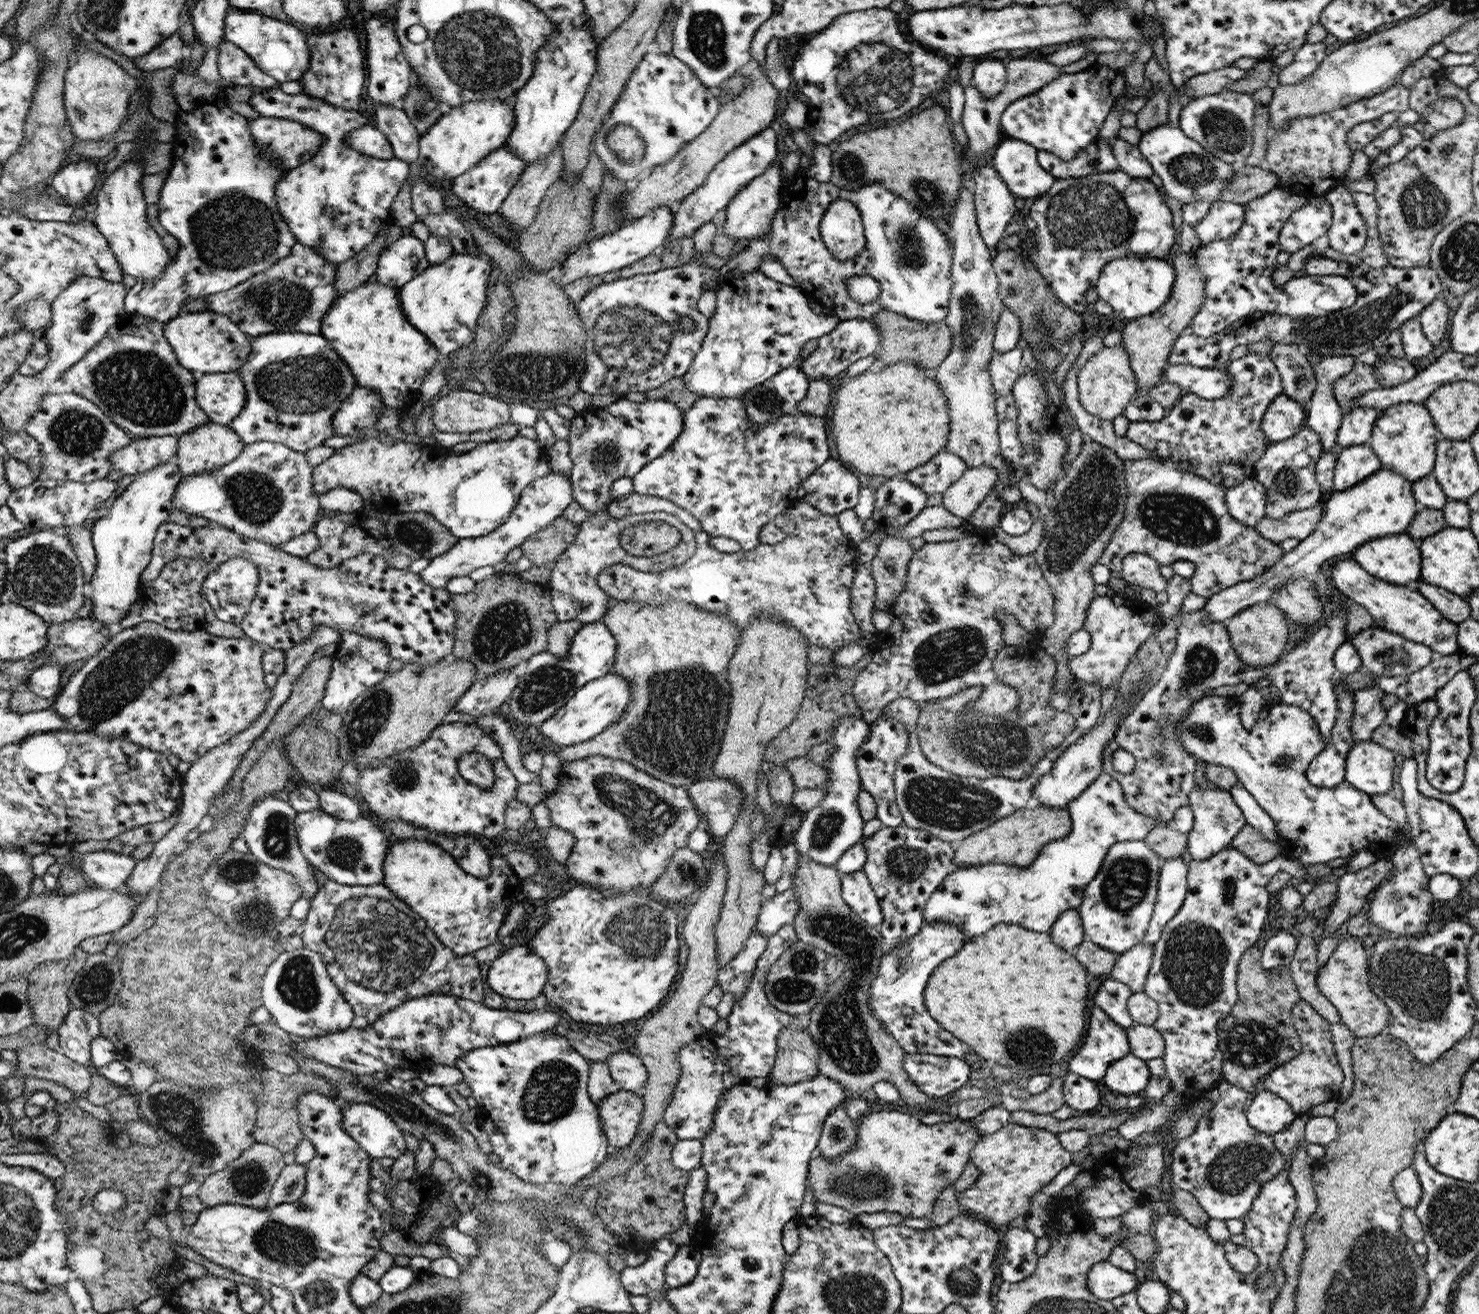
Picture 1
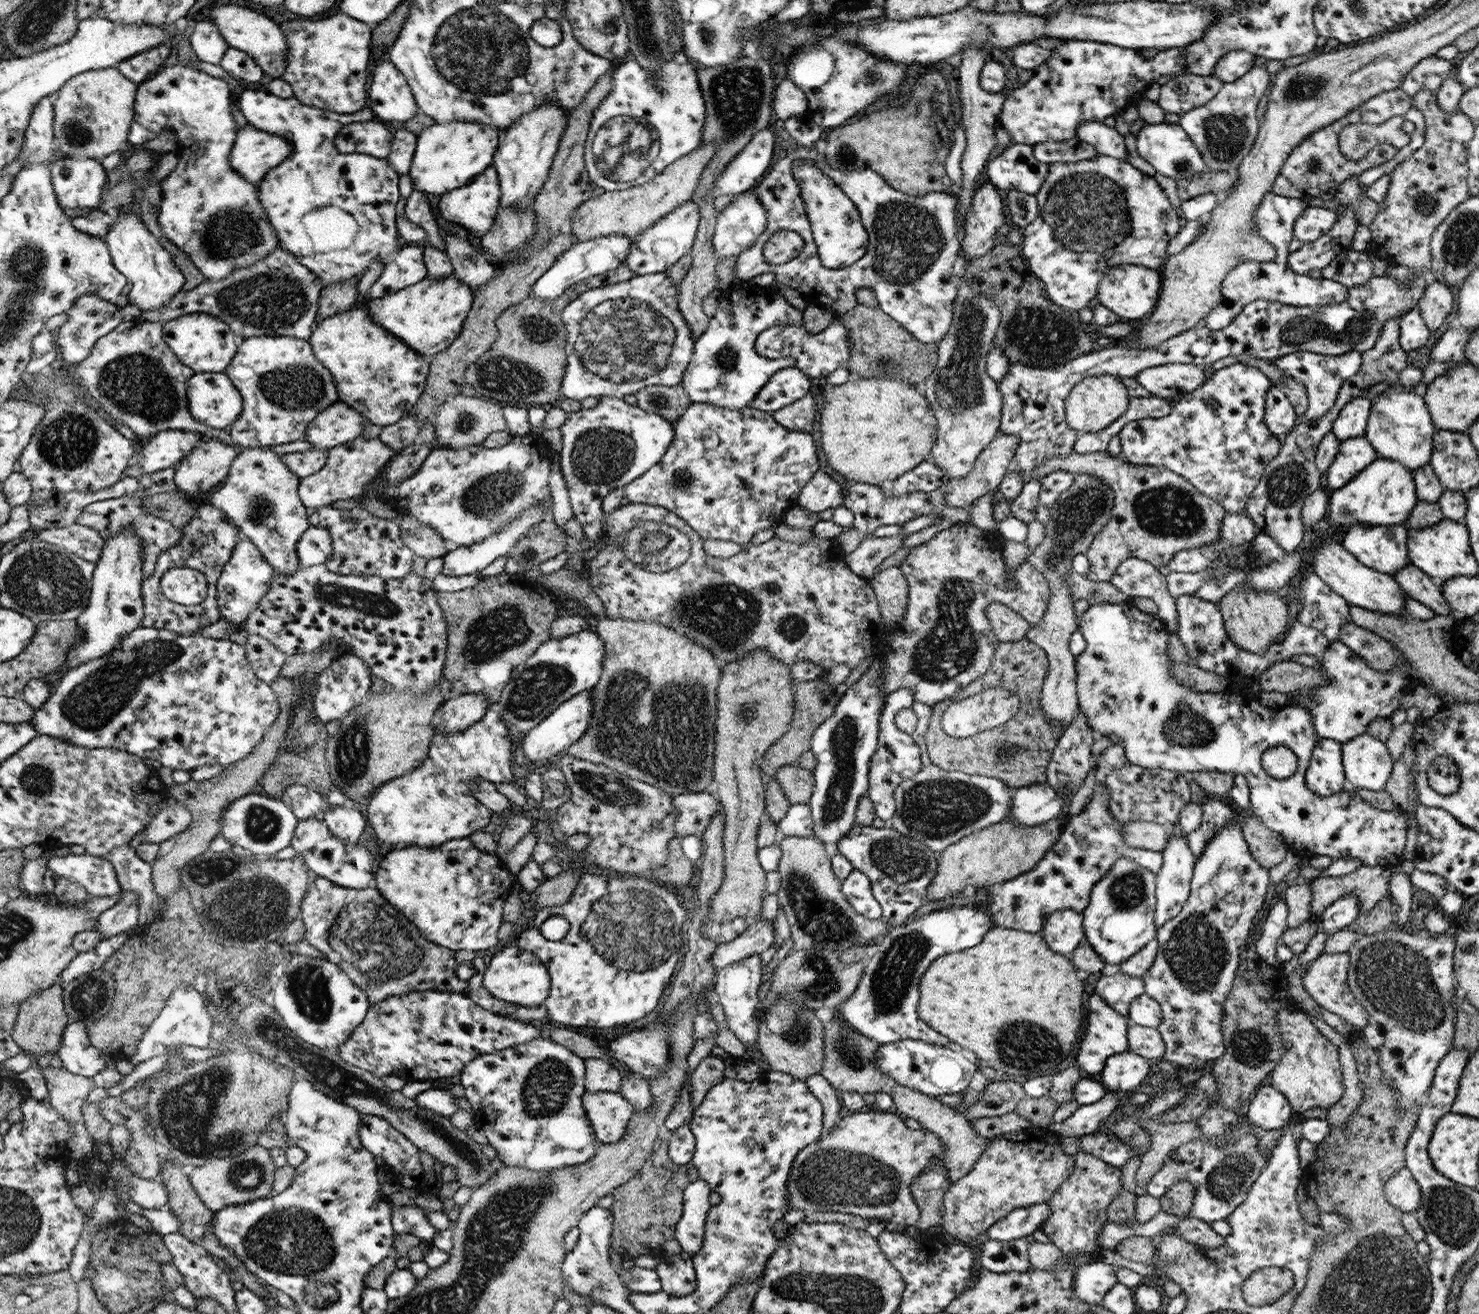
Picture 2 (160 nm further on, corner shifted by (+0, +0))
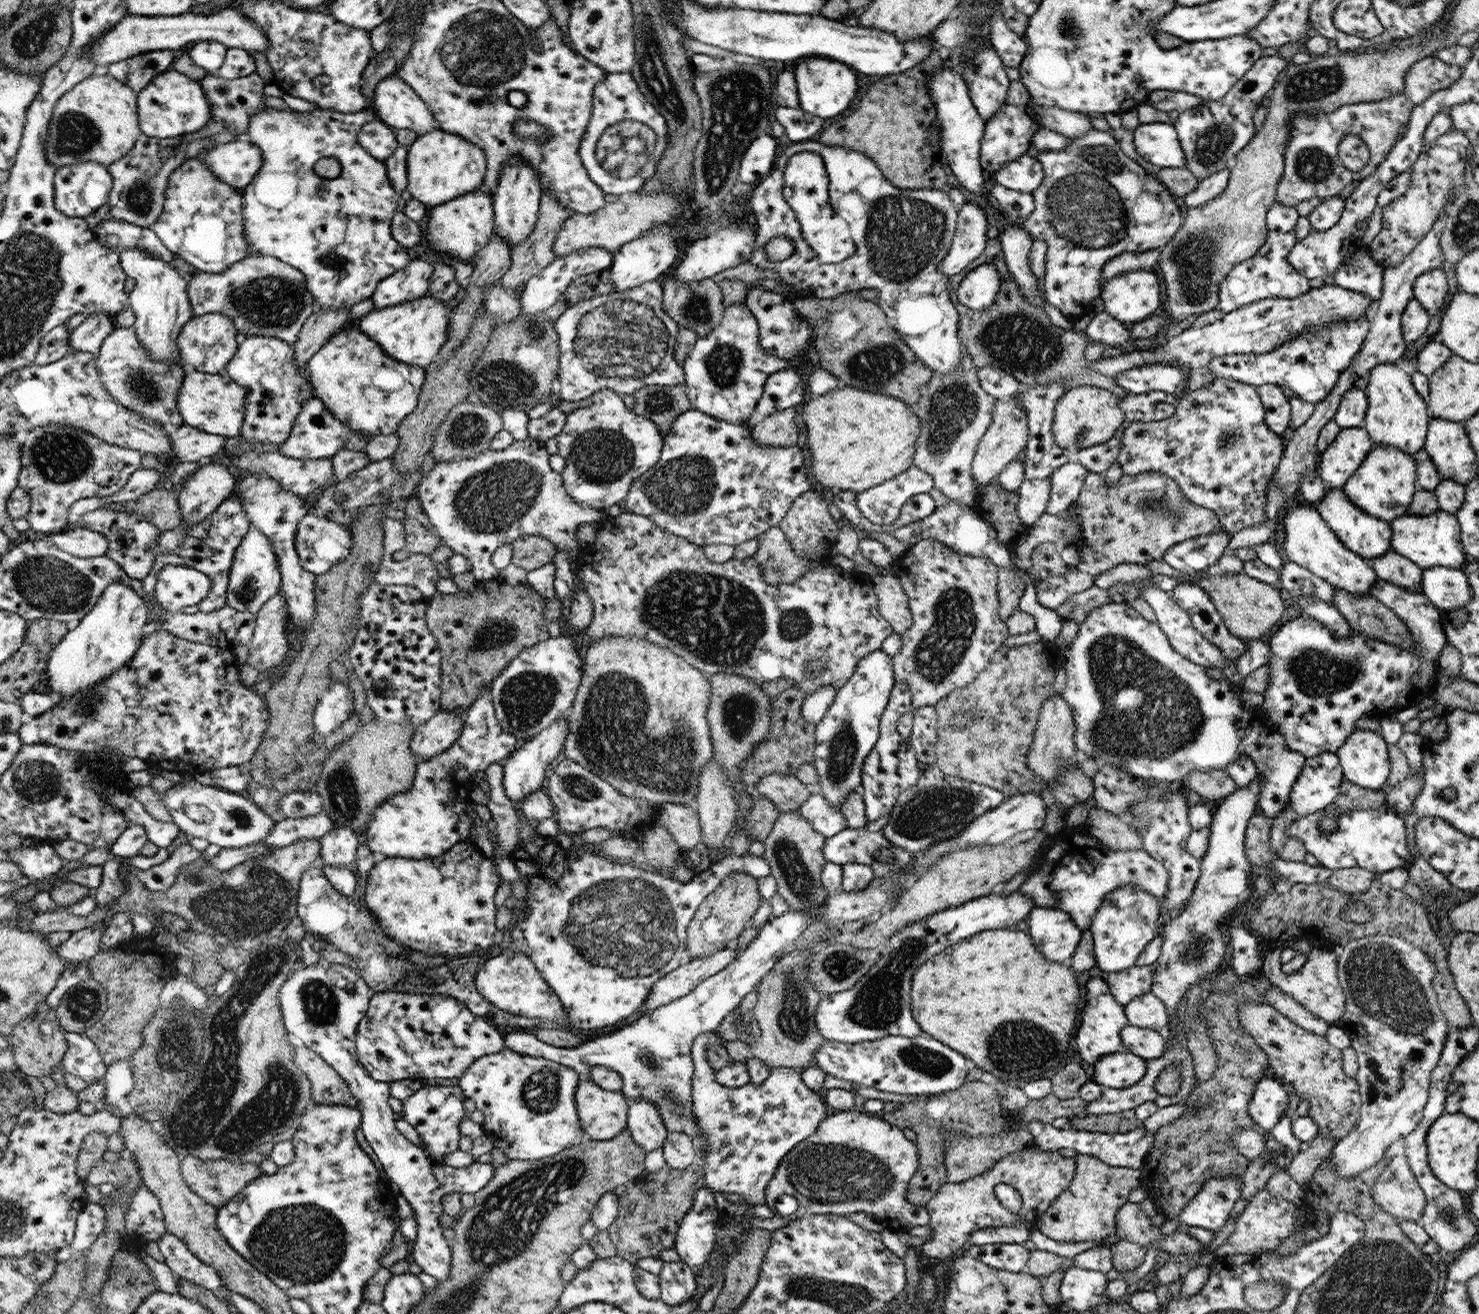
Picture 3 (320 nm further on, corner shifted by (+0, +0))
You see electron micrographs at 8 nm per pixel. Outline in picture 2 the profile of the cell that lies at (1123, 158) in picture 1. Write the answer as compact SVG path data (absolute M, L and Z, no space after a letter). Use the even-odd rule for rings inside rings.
M1082 122L1075 131L1080 141L1094 146L1099 154L1127 161L1125 138L1116 129L1103 122Z

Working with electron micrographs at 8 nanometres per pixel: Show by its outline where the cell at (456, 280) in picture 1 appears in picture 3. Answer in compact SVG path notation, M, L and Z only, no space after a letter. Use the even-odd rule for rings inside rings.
M427 295L404 304L375 308L363 316L356 326L364 334L375 339L383 347L384 353L392 356L396 361L427 368L436 361L440 349L447 341L448 325L454 305L455 300L442 302L438 298Z

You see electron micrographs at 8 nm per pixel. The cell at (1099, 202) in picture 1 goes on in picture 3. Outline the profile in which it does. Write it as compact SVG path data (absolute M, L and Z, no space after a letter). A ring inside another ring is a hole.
M1090 129L1088 134L1080 136L1080 138L1070 139L1068 148L1060 150L1060 152L1042 152L1035 158L1038 159L1043 166L1044 178L1040 183L1040 186L1031 193L1035 202L1035 208L1032 214L1028 216L1028 219L1024 220L1022 227L1027 230L1027 233L1031 234L1033 240L1044 240L1047 244L1047 251L1045 256L1045 280L1044 288L1045 293L1043 296L1047 300L1048 304L1052 304L1054 308L1058 308L1064 316L1070 320L1078 319L1086 314L1093 313L1092 300L1100 297L1101 284L1099 280L1101 277L1101 270L1104 268L1108 260L1113 259L1113 256L1122 254L1123 252L1141 253L1159 249L1165 244L1168 244L1172 240L1172 237L1176 234L1176 231L1182 226L1182 218L1180 208L1176 205L1171 192L1167 187L1159 181L1156 176L1153 176L1146 171L1141 165L1138 165L1136 161L1128 158L1123 151L1121 151L1121 144L1118 143L1108 132L1103 132L1098 129Z

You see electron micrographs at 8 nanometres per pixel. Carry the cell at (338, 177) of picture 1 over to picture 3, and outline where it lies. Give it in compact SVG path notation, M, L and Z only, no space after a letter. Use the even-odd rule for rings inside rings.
M271 108L262 109L258 113L254 113L251 118L249 132L246 132L247 140L260 147L260 151L264 154L262 168L258 172L258 176L254 178L243 192L243 202L246 204L244 209L244 224L247 224L246 237L247 248L250 250L250 256L273 256L274 258L283 259L284 262L291 263L298 270L303 271L306 275L307 289L314 295L315 303L320 308L350 308L354 304L358 304L363 300L368 300L376 293L379 282L391 276L408 265L408 254L406 248L394 240L391 233L392 216L396 210L396 202L400 200L401 195L395 191L394 184L391 182L390 176L386 176L386 162L376 159L375 156L368 154L367 150L358 142L358 132L362 124L377 120L377 116L370 110L359 111L356 113L340 113L330 109L318 109L313 112L295 112L275 110ZM321 158L335 158L341 166L341 173L333 179L320 177L314 172L314 164Z

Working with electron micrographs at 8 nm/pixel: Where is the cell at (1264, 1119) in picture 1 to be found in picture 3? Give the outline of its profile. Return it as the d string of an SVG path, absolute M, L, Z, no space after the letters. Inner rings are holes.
M1263 1077L1255 1084L1248 1113L1257 1129L1269 1132L1285 1115L1289 1102L1289 1093L1284 1084L1276 1079Z

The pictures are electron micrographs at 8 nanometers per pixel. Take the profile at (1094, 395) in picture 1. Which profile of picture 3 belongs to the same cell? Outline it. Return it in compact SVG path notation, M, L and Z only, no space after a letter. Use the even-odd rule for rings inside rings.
M1082 384L1068 389L1058 400L1054 409L1051 433L1055 444L1069 451L1078 451L1108 442L1125 421L1125 411L1119 405L1119 399L1109 390Z

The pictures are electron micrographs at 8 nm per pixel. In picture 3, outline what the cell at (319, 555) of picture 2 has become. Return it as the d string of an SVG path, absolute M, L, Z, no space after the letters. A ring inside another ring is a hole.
M308 513L299 522L295 536L295 546L298 548L299 560L304 570L314 575L326 574L332 567L340 565L350 557L354 545L354 536L345 524L321 516L320 513Z

